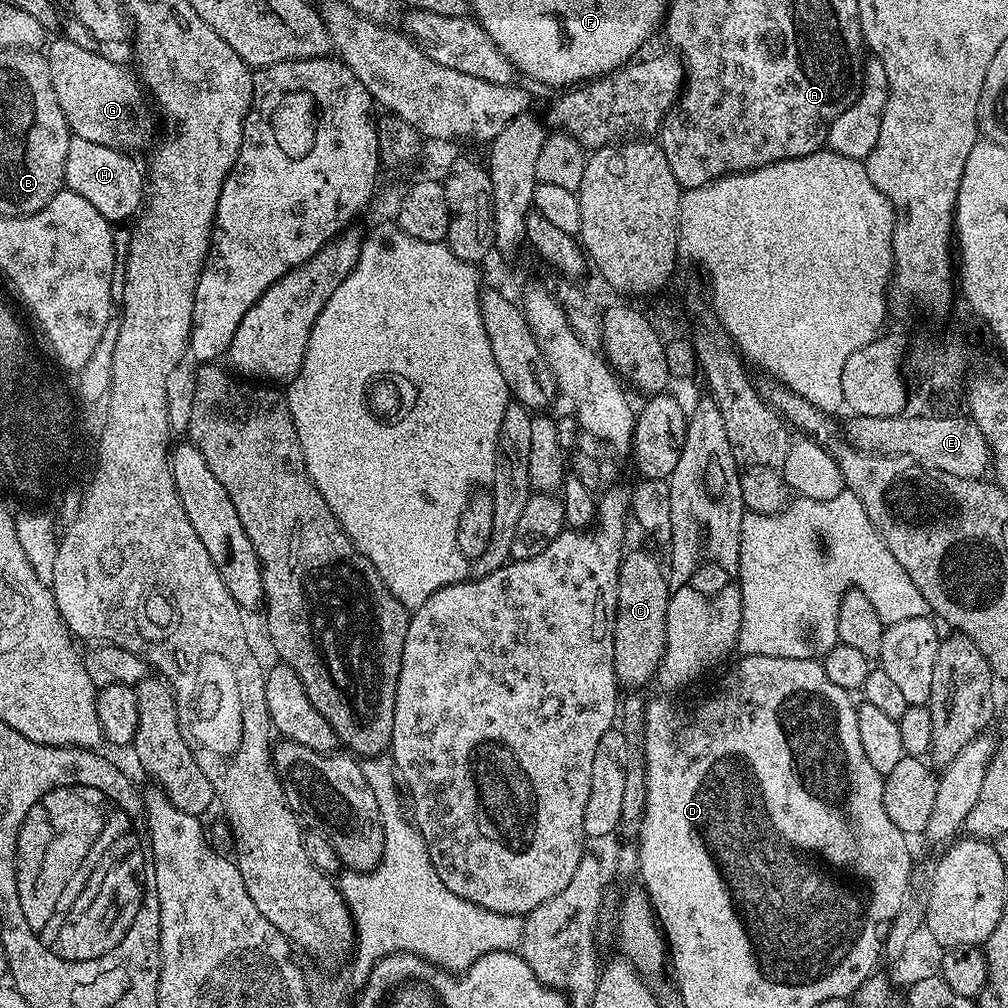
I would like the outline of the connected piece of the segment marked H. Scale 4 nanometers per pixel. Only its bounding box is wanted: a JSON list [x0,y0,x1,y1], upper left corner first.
[65,136,146,222]

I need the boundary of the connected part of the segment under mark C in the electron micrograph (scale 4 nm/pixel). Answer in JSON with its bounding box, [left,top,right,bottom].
[614,548,668,690]

